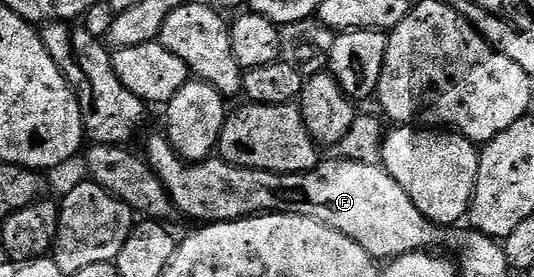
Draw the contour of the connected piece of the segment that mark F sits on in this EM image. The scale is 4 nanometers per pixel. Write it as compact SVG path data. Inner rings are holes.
M169 140L154 141L150 145L151 157L148 157L154 174L157 175L166 192L170 195L173 208L190 217L195 217L198 223L213 223L216 221L239 221L241 217L252 217L259 213L295 213L316 219L360 243L364 251L368 251L375 259L393 259L403 257L405 253L430 251L434 245L442 245L449 239L451 230L439 227L427 219L424 214L408 199L404 187L388 175L381 164L369 165L359 161L323 160L318 168L306 173L266 173L262 169L242 169L239 165L229 165L221 159L207 159L201 163L187 163L174 152L174 146Z

